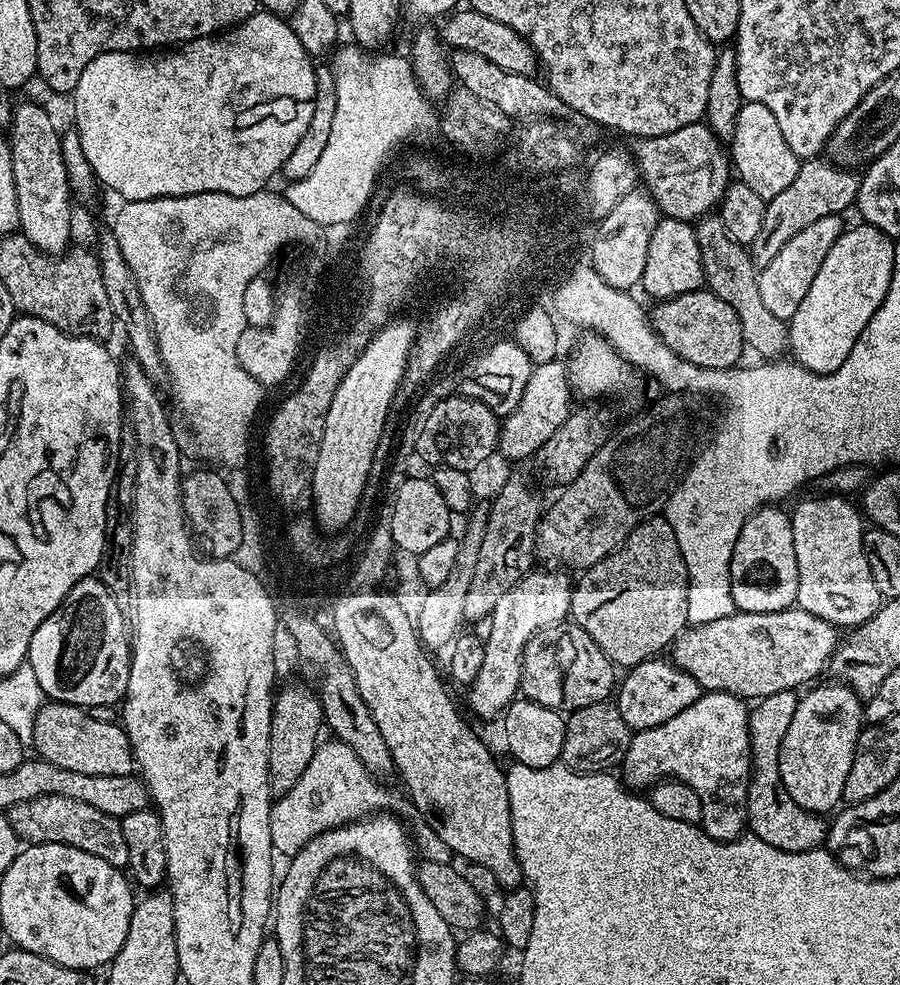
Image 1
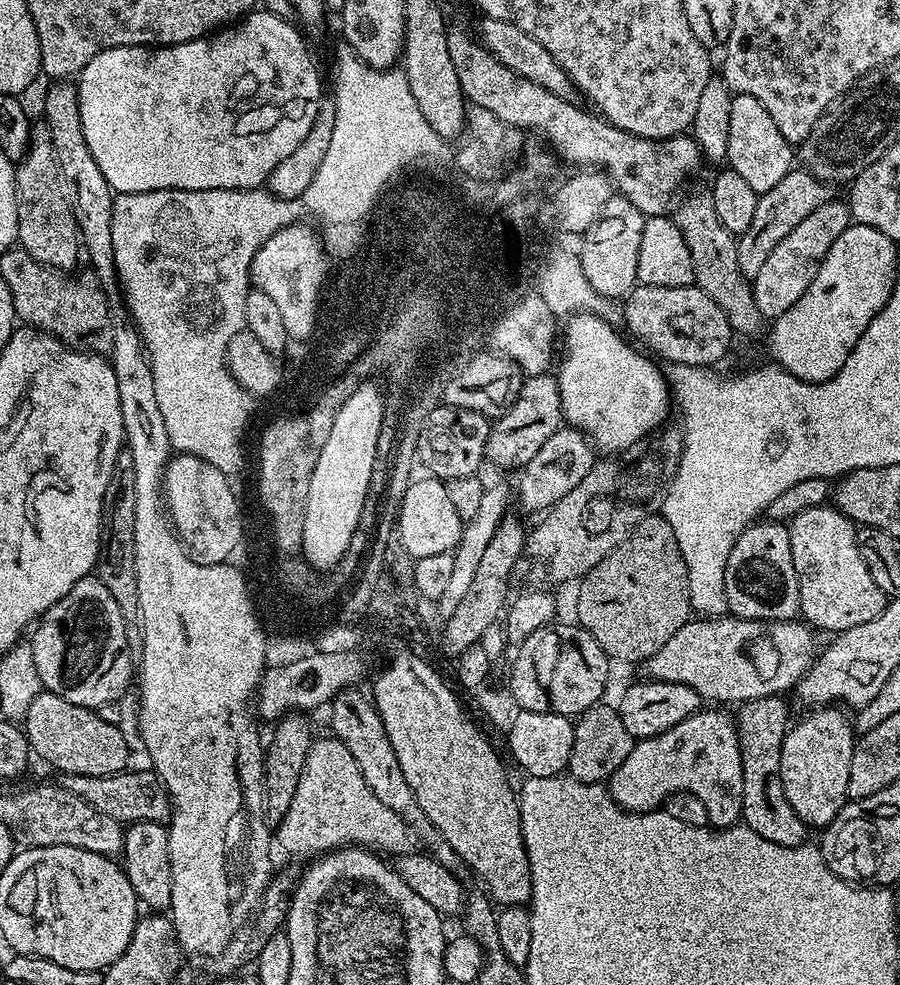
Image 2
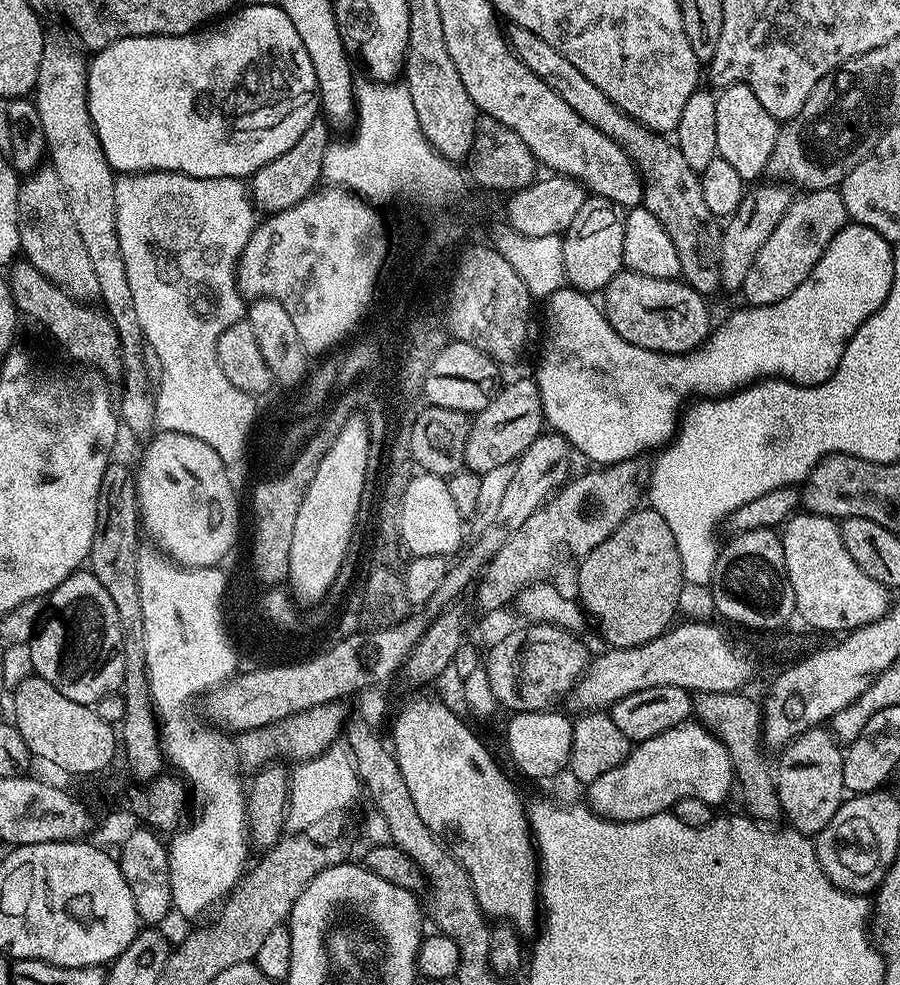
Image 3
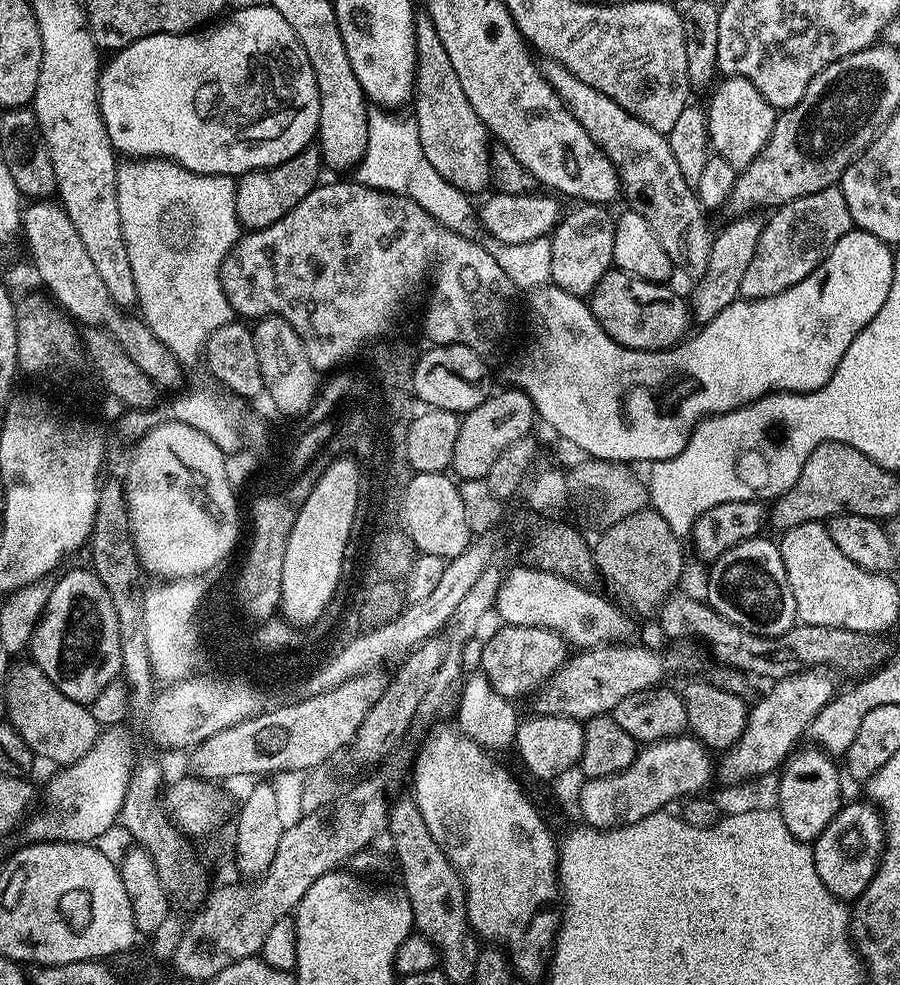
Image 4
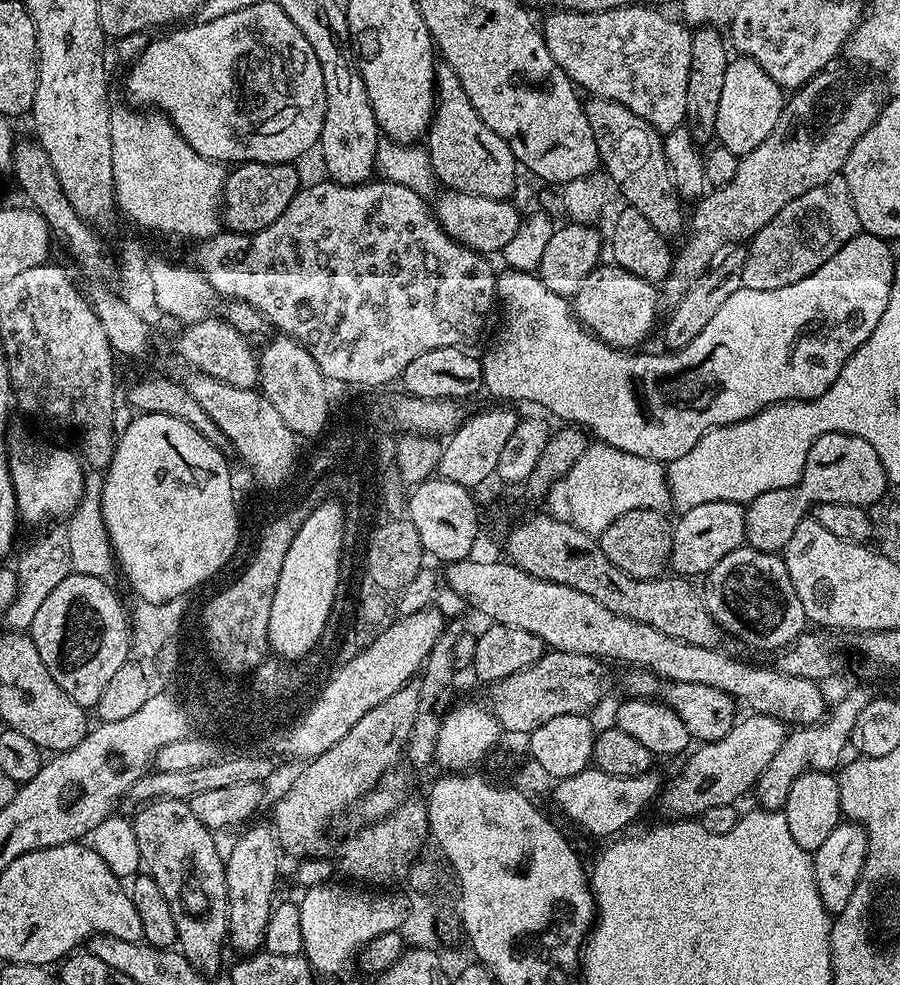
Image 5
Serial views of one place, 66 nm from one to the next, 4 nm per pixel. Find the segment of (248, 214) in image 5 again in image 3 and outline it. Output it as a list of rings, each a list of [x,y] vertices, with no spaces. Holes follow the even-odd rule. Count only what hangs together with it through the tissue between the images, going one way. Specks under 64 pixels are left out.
[[[323,119],[313,120],[308,131],[304,132],[302,138],[290,150],[286,150],[286,154],[274,158],[274,162],[252,173],[250,177],[251,203],[257,209],[260,207],[264,214],[277,214],[298,206],[298,202],[302,202],[317,191],[319,184],[316,183],[321,182],[324,175],[323,160],[330,147],[328,132],[330,133],[329,125]]]

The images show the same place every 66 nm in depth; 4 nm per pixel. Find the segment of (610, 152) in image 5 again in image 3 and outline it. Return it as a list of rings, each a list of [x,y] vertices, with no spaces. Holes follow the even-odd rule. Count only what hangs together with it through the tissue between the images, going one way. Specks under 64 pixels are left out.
[[[562,59],[562,66],[558,66],[558,70],[552,70],[554,86],[556,93],[571,109],[574,110],[584,121],[589,122],[595,129],[599,130],[604,136],[610,138],[616,145],[622,149],[627,155],[628,160],[633,166],[634,172],[639,177],[641,207],[649,210],[650,214],[657,218],[659,224],[663,226],[667,233],[668,240],[675,248],[678,254],[681,277],[685,283],[691,285],[696,292],[703,296],[710,296],[714,290],[719,287],[719,269],[716,259],[719,251],[719,242],[722,235],[721,225],[717,217],[710,213],[707,209],[706,202],[703,201],[703,195],[700,191],[700,179],[697,173],[694,173],[686,166],[685,159],[677,150],[674,144],[668,143],[663,135],[651,132],[647,127],[631,119],[616,104],[610,102],[606,94],[594,86],[588,78],[569,59]]]

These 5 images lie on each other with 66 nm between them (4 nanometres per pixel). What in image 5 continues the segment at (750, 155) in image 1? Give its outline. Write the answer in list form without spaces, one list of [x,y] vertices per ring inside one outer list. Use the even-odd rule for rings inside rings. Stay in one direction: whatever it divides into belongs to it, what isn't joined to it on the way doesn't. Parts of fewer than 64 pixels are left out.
[[[747,58],[729,59],[716,123],[715,139],[719,147],[730,150],[738,157],[750,154],[762,145],[774,129],[785,103],[785,93],[774,82],[774,78],[770,78],[770,74],[766,74],[766,70],[758,66],[758,62]]]

